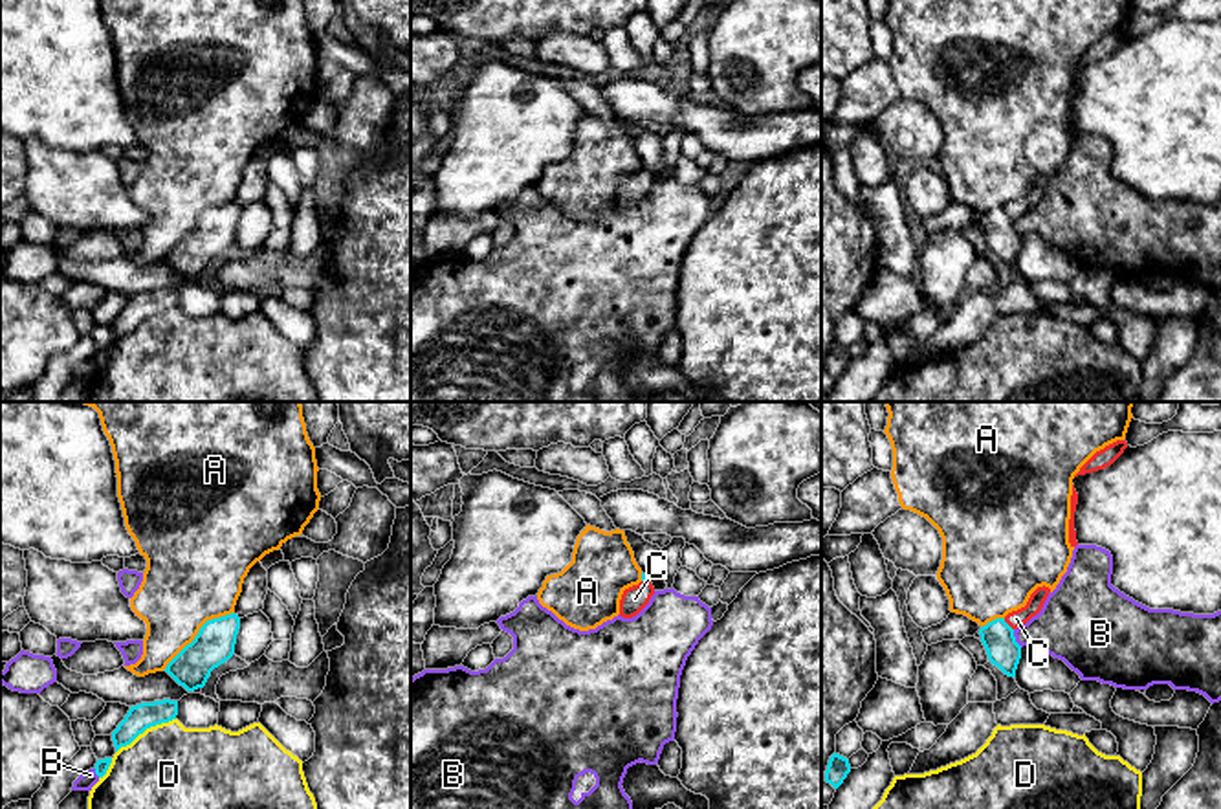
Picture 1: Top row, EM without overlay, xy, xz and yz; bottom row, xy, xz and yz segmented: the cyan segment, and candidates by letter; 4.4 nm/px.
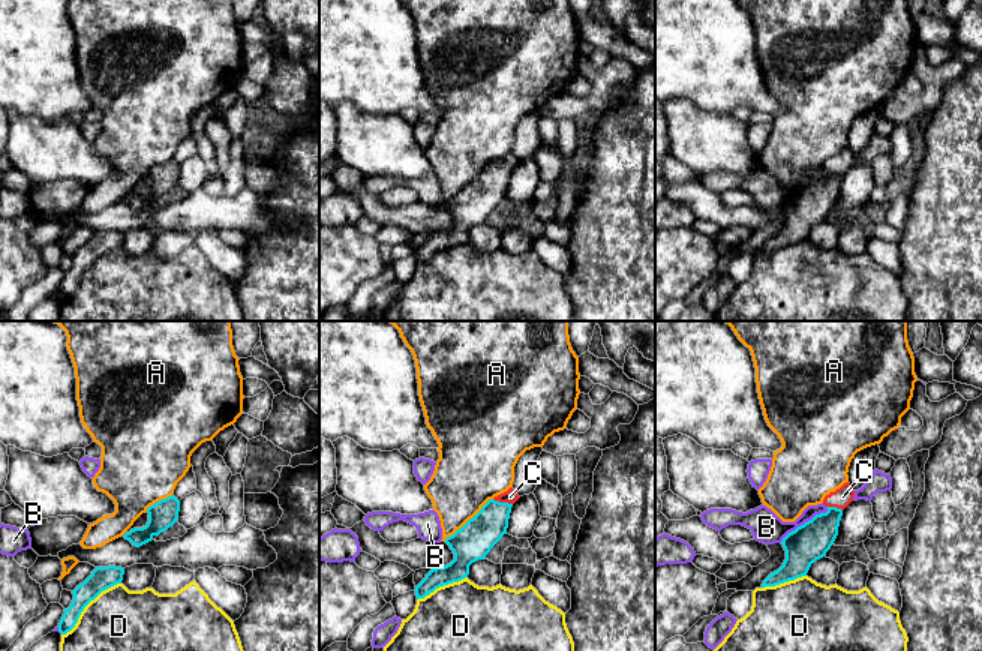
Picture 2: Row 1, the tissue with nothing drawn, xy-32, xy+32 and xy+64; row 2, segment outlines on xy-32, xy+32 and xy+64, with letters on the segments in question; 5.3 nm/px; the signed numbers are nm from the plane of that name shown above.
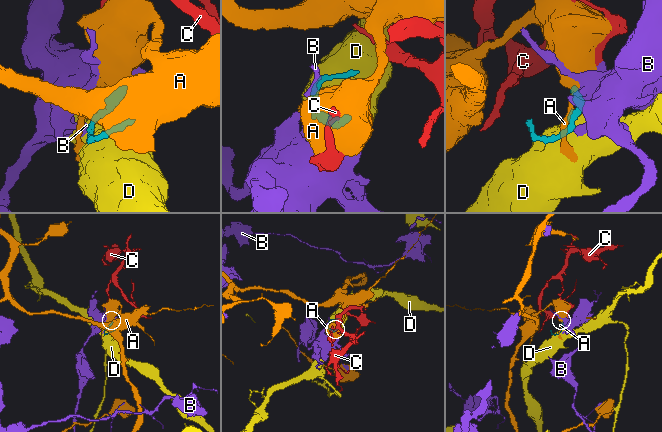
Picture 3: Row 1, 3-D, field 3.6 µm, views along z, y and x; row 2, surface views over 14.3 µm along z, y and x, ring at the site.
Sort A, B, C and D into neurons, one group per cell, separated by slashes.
A / B / C / D

